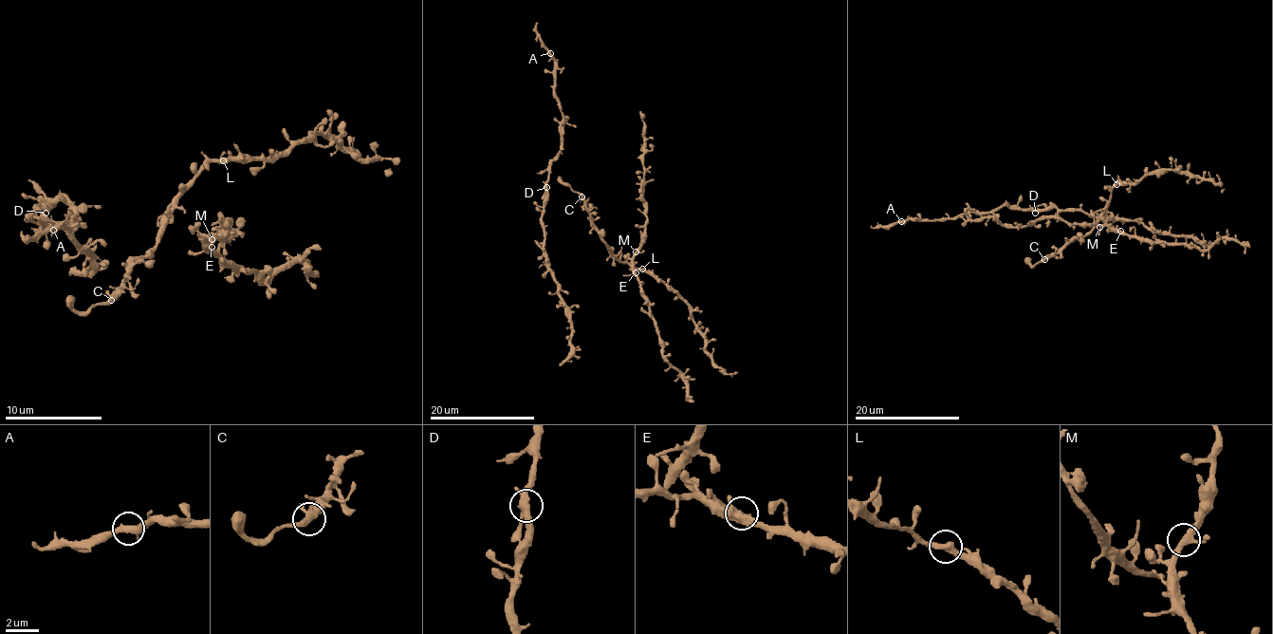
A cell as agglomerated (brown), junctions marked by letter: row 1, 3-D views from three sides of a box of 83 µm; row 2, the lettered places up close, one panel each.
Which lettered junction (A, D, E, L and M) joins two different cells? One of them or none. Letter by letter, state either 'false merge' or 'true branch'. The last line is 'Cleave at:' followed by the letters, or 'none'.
A: true branch
D: true branch
E: true branch
L: true branch
M: true branch
Cleave at: none

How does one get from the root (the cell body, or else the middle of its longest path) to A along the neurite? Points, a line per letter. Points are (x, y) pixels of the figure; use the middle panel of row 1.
A: (546, 189), (549, 163), (560, 150), (562, 139), (562, 112), (554, 91), (554, 58), (550, 53)

